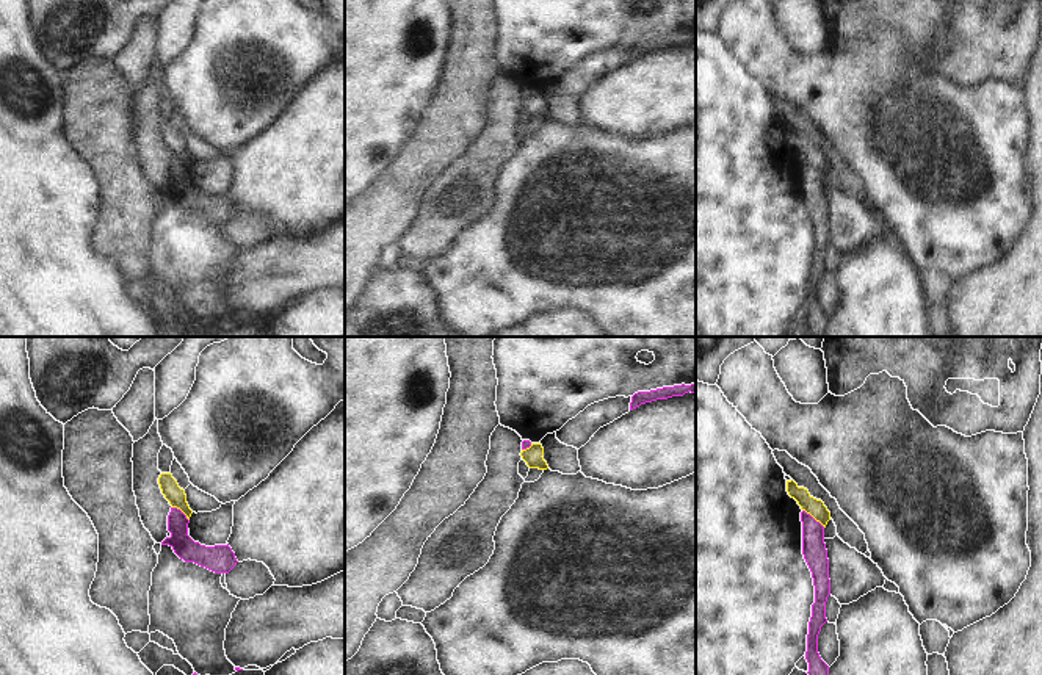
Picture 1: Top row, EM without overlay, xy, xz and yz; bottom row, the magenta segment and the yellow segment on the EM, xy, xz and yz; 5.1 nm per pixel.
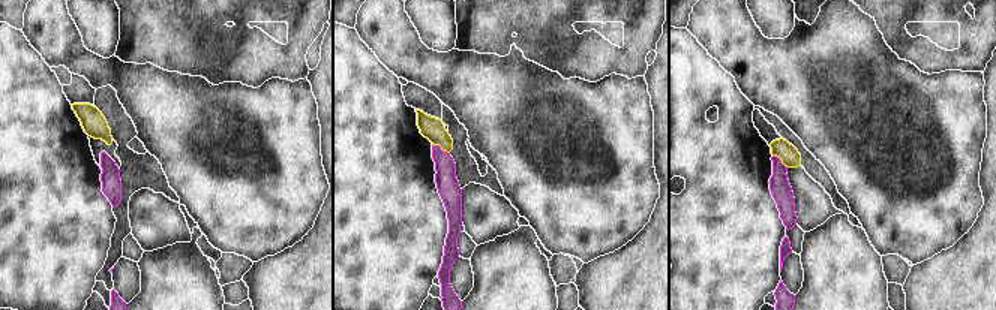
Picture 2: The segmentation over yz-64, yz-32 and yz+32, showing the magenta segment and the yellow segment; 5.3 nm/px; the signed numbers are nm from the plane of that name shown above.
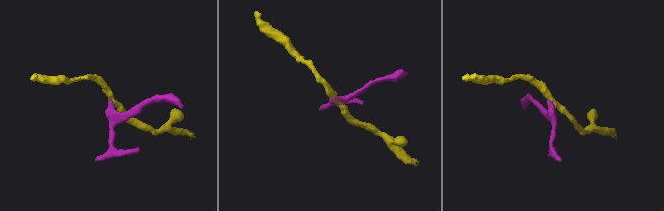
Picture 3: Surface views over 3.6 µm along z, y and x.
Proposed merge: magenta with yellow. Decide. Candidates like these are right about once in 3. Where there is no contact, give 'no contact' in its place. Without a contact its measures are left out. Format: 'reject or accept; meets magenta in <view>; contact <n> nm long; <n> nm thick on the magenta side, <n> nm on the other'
reject; meets magenta in yz; contact 150 nm long; 130 nm thick on the magenta side, 90 nm on the other

